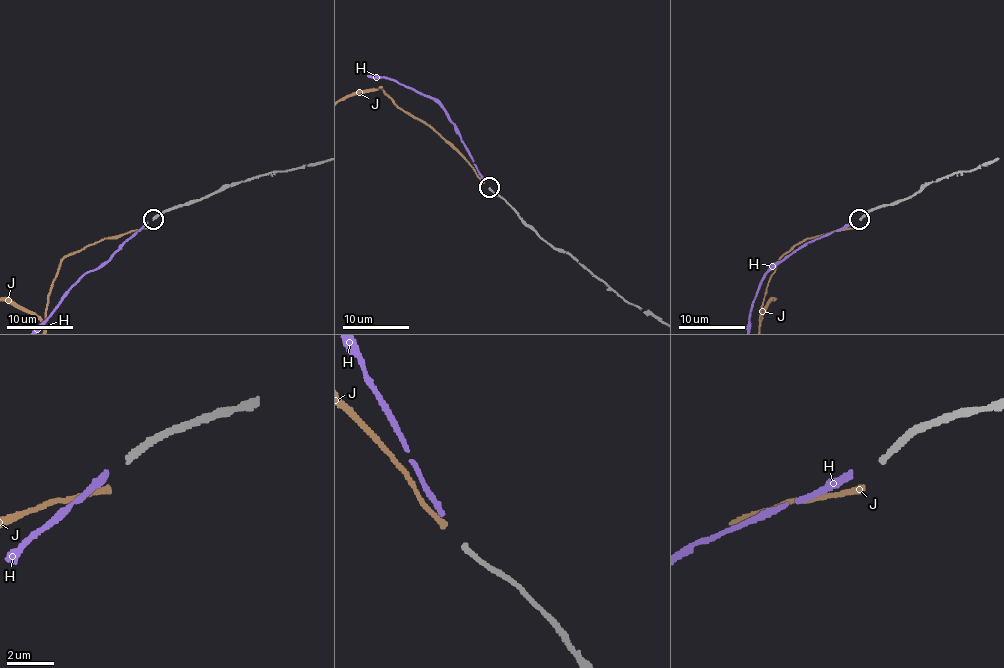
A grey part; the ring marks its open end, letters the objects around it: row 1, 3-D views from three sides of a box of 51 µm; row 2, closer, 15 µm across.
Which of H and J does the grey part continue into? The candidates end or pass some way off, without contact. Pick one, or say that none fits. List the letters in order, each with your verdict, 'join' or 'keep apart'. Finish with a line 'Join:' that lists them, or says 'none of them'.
H: join
J: keep apart
Join: H

